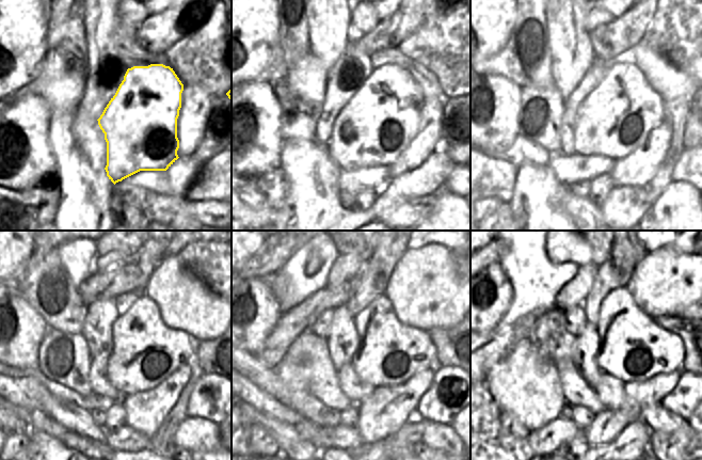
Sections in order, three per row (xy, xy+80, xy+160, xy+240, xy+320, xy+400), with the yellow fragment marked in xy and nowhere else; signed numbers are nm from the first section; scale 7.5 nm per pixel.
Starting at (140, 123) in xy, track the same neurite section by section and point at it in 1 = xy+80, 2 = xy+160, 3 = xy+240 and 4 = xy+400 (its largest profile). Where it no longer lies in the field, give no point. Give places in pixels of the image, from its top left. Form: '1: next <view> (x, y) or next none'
1: next xy+80 (379, 122)
2: next xy+160 (616, 119)
3: next xy+240 (144, 351)
4: next xy+400 (633, 347)

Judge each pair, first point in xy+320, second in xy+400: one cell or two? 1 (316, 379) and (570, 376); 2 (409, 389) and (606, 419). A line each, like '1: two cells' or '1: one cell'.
1: one cell
2: one cell

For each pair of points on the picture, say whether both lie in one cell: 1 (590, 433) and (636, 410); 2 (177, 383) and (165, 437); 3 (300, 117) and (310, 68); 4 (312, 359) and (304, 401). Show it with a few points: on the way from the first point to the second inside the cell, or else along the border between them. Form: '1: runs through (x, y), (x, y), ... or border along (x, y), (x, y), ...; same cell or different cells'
1: runs through (602, 430), (609, 423), (624, 415); same cell
2: border along (184, 386), (177, 401), (158, 430); different cells
3: runs through (301, 106), (302, 91), (306, 80); same cell
4: border along (308, 391), (329, 407); different cells

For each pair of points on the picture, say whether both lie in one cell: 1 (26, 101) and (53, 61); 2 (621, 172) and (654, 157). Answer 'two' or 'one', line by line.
1: two
2: one

